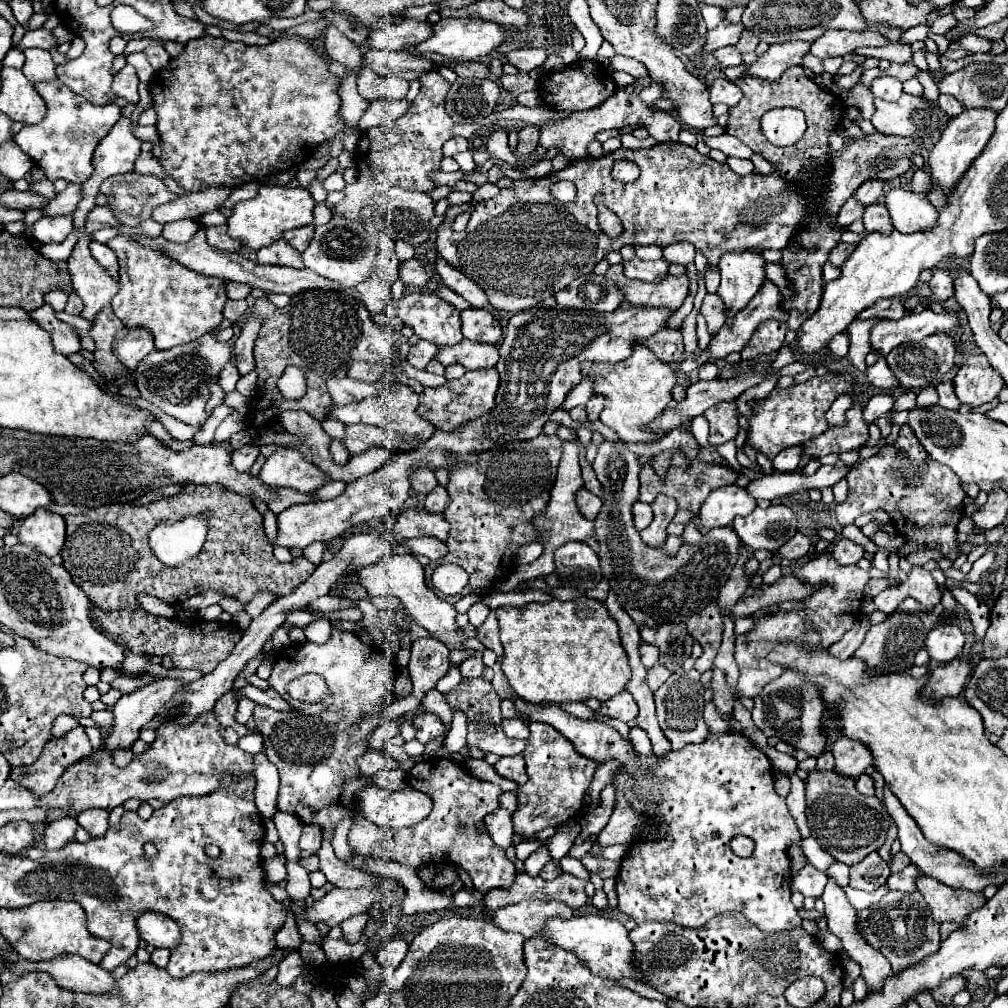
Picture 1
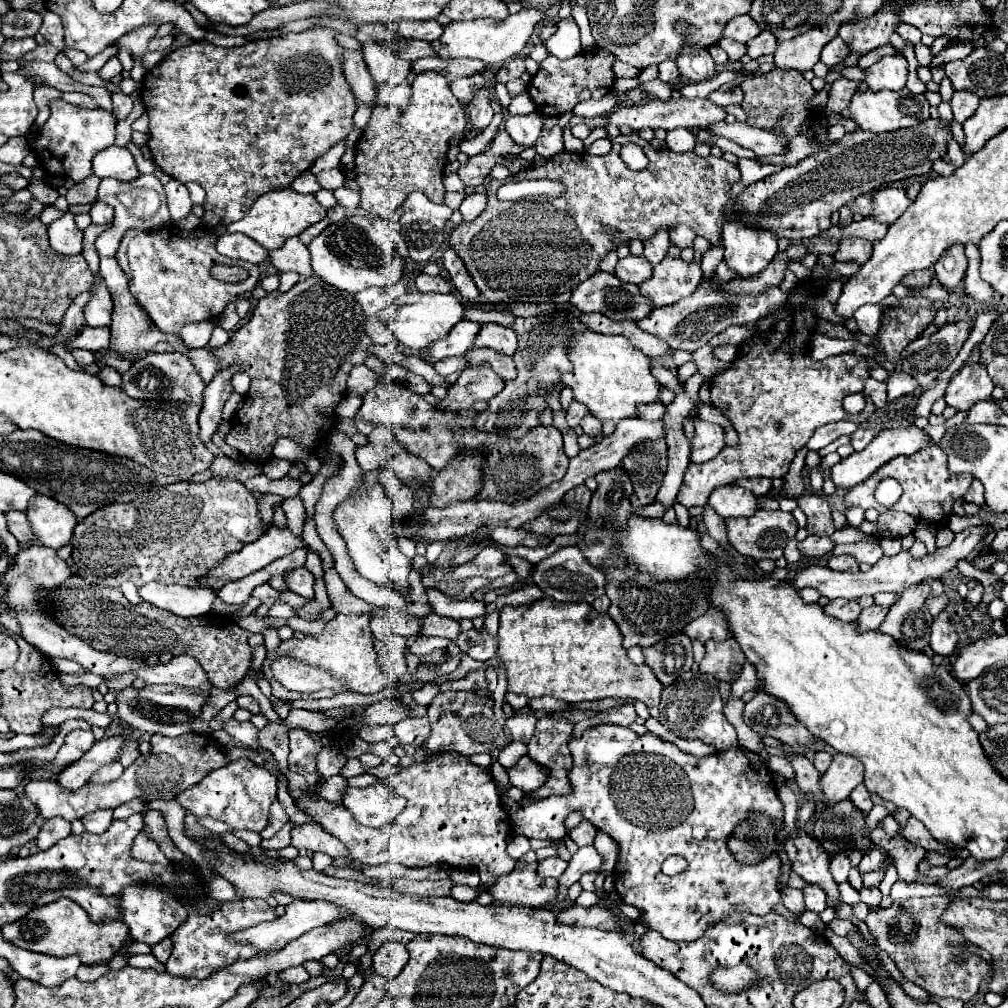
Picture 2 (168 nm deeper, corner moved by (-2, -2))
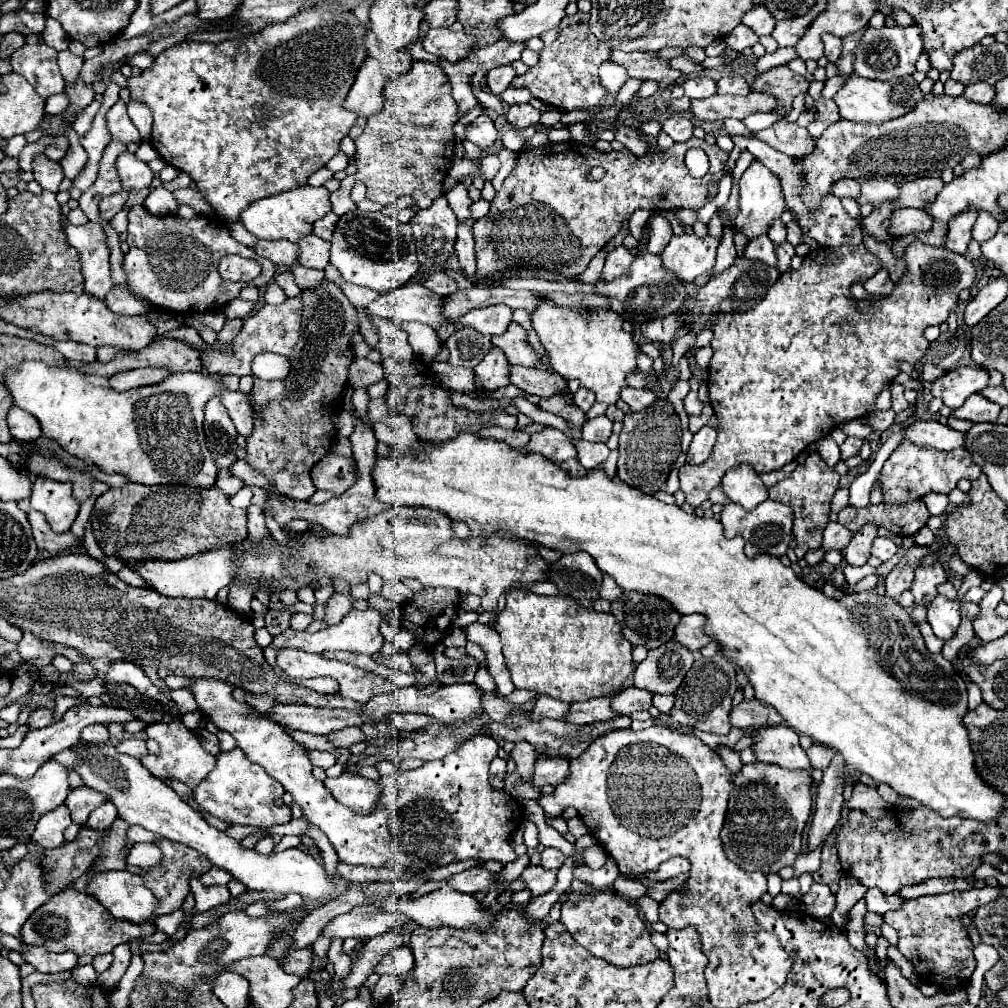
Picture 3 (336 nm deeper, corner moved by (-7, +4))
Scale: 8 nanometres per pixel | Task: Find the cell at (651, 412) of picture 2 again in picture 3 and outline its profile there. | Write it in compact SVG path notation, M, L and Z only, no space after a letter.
M622 388L620 390L620 400L624 400L628 406L630 406L630 410L642 410L644 406L650 406L654 400L656 400L656 396L654 396L654 392L650 392L650 390L634 390L634 388Z

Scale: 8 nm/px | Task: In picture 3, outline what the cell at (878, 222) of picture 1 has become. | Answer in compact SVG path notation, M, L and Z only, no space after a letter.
M842 178L840 182L836 182L836 186L832 186L832 194L838 198L856 198L856 194L860 192L860 184L856 180L850 178Z

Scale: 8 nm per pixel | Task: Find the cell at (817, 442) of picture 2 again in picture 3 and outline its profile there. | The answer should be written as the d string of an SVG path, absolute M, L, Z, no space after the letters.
M886 410L886 412L872 412L870 416L870 426L874 430L888 430L892 424L894 424L894 412L892 410Z

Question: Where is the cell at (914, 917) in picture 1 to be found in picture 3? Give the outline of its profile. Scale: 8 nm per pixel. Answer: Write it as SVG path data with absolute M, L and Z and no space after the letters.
M982 888L968 892L946 892L934 896L920 896L914 900L906 900L900 910L884 914L884 922L890 924L898 932L898 950L906 956L906 960L914 966L916 974L924 982L936 984L940 990L950 990L958 986L966 986L968 978L976 968L976 958L972 954L972 942L960 922L960 916L966 912L974 912L976 908L996 900L1000 894L998 888Z

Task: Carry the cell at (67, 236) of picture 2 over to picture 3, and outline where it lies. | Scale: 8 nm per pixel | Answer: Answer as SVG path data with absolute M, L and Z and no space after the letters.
M88 222L84 226L66 224L66 238L68 244L78 250L82 276L84 276L84 290L94 294L96 298L104 300L104 296L112 290L110 278L110 250L104 240L104 230L98 222Z

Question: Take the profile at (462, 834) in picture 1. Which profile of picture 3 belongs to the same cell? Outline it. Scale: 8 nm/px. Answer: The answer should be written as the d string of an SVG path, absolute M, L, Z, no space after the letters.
M198 678L192 680L190 690L196 696L196 702L202 710L208 710L210 720L220 728L230 732L236 738L238 748L252 762L260 764L274 780L278 780L286 792L294 796L294 802L302 808L304 816L316 824L332 842L340 862L344 864L362 864L362 866L388 866L396 876L406 872L424 870L430 866L446 866L450 862L458 862L464 858L482 858L482 860L500 860L504 864L516 860L516 852L508 844L508 836L520 826L522 808L514 802L514 798L504 790L494 790L488 782L490 762L498 756L498 744L488 736L474 736L464 746L458 746L452 754L446 754L442 760L426 762L416 770L394 770L392 774L382 778L382 794L376 810L372 814L354 814L350 808L338 804L326 790L322 782L312 776L312 764L308 758L308 750L298 744L282 726L274 724L260 714L254 714L252 706L240 704L232 698L232 686L222 680Z

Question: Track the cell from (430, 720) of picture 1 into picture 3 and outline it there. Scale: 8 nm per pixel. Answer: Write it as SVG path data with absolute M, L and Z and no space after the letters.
M390 714L388 720L396 730L400 730L404 734L416 732L416 730L420 730L422 726L426 726L430 722L424 714Z

